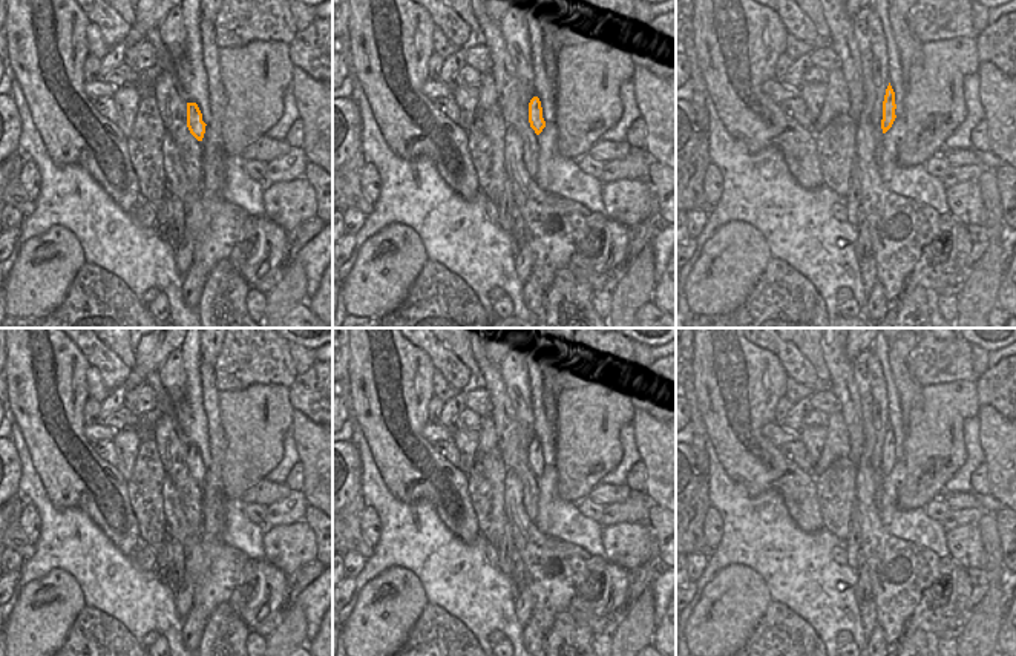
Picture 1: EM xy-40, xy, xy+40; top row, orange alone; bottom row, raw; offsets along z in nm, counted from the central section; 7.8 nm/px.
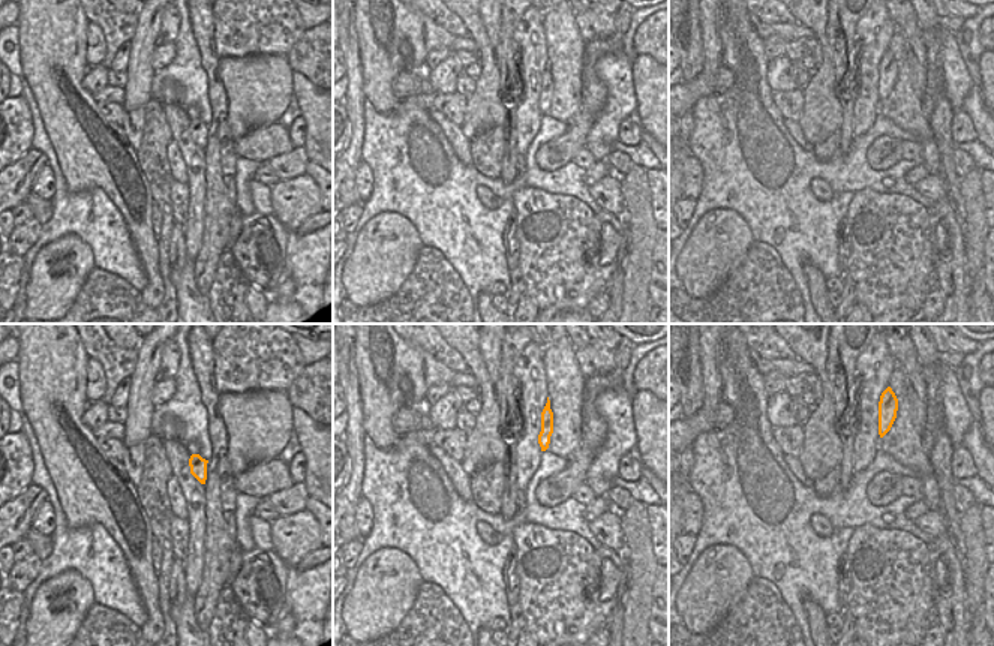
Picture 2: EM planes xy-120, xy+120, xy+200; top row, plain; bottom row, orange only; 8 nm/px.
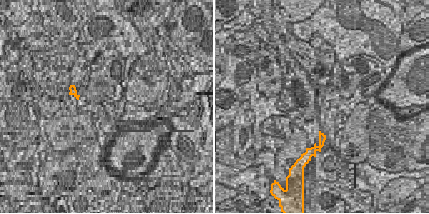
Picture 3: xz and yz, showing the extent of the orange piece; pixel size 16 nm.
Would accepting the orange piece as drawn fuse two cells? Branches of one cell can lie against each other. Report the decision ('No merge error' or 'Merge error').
No merge error.

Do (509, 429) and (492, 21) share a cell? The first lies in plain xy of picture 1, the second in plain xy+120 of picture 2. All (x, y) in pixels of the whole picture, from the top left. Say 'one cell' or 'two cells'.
one cell

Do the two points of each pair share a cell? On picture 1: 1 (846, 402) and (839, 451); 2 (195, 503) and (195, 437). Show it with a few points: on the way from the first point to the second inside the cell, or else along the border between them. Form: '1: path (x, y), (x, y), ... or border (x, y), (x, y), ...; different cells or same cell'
1: border (839, 408), (848, 436), (848, 457); different cells
2: border (175, 411), (176, 432), (189, 445); different cells

